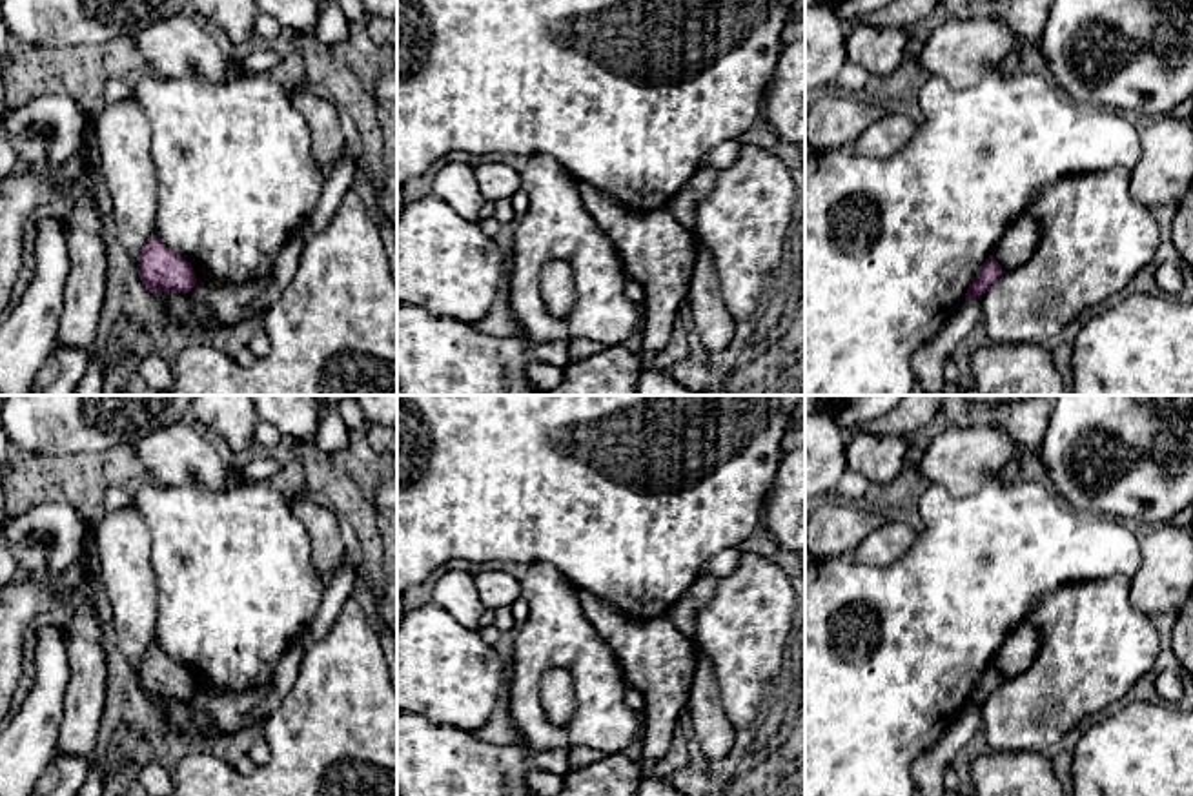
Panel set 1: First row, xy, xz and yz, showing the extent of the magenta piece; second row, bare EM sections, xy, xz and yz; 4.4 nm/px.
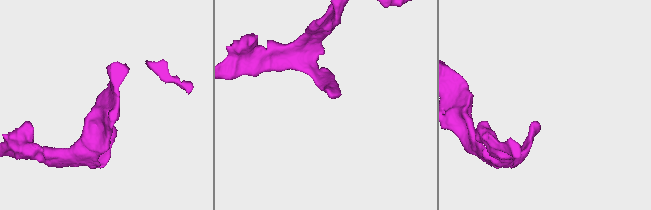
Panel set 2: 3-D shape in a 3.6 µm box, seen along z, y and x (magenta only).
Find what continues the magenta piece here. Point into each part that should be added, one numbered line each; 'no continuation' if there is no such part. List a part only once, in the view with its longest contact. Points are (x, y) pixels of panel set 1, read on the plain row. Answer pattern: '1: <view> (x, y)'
no continuation

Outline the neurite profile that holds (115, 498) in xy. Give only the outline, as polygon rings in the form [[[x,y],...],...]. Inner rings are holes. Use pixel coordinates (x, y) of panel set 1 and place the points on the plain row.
[[[111,486],[106,490],[106,495],[104,495],[106,514],[117,512],[131,505],[133,505],[133,494],[129,492],[129,488]]]

